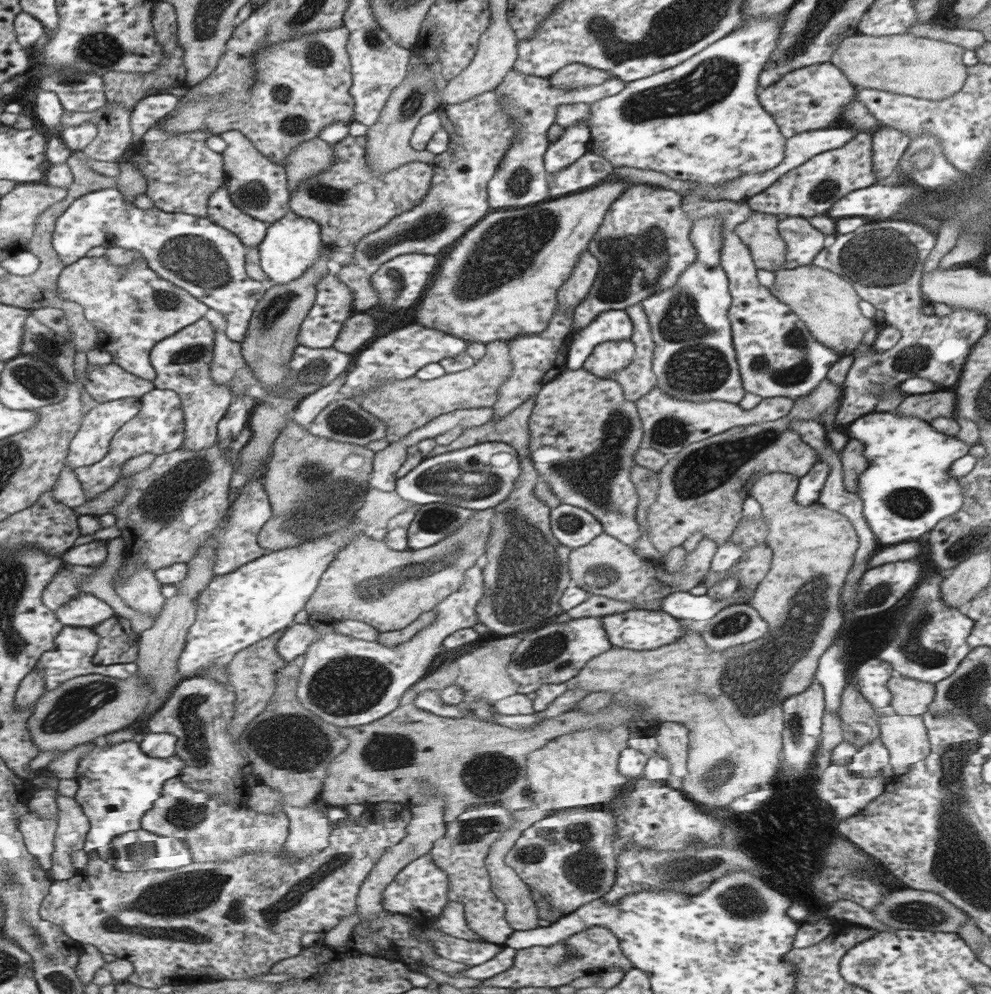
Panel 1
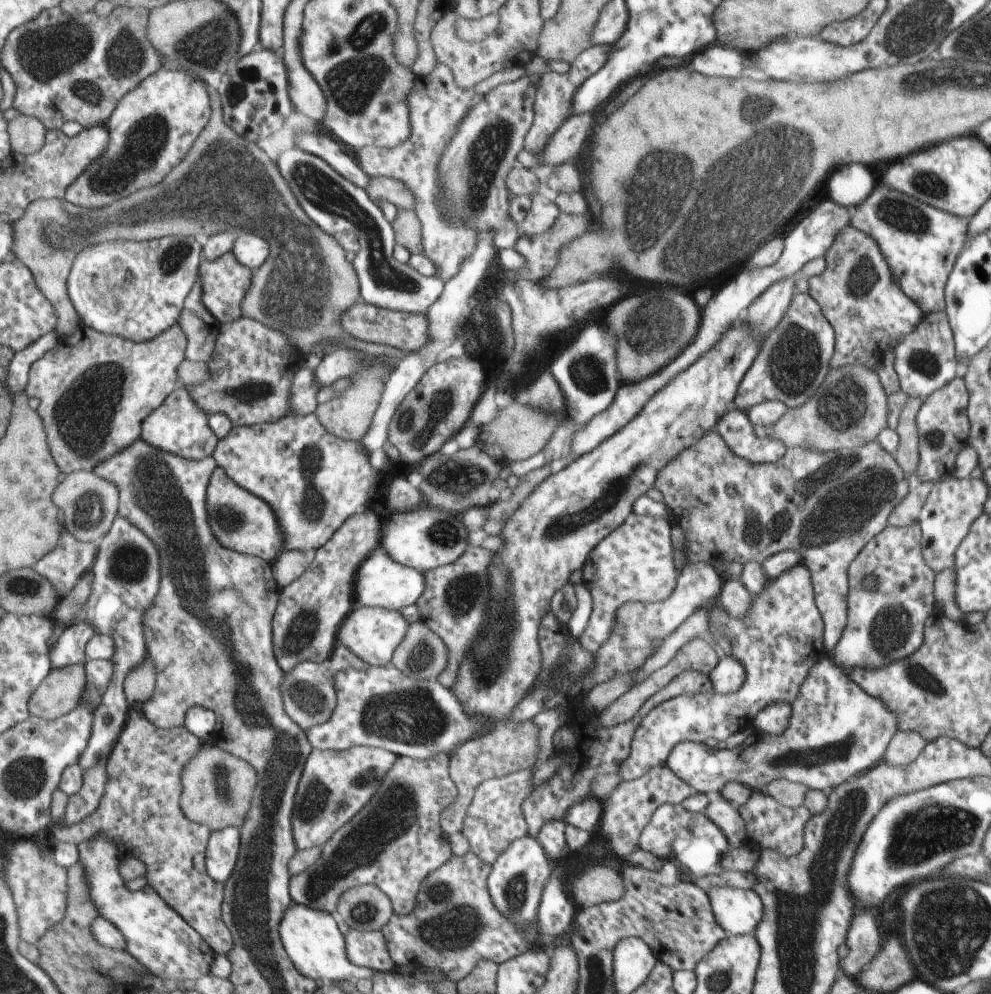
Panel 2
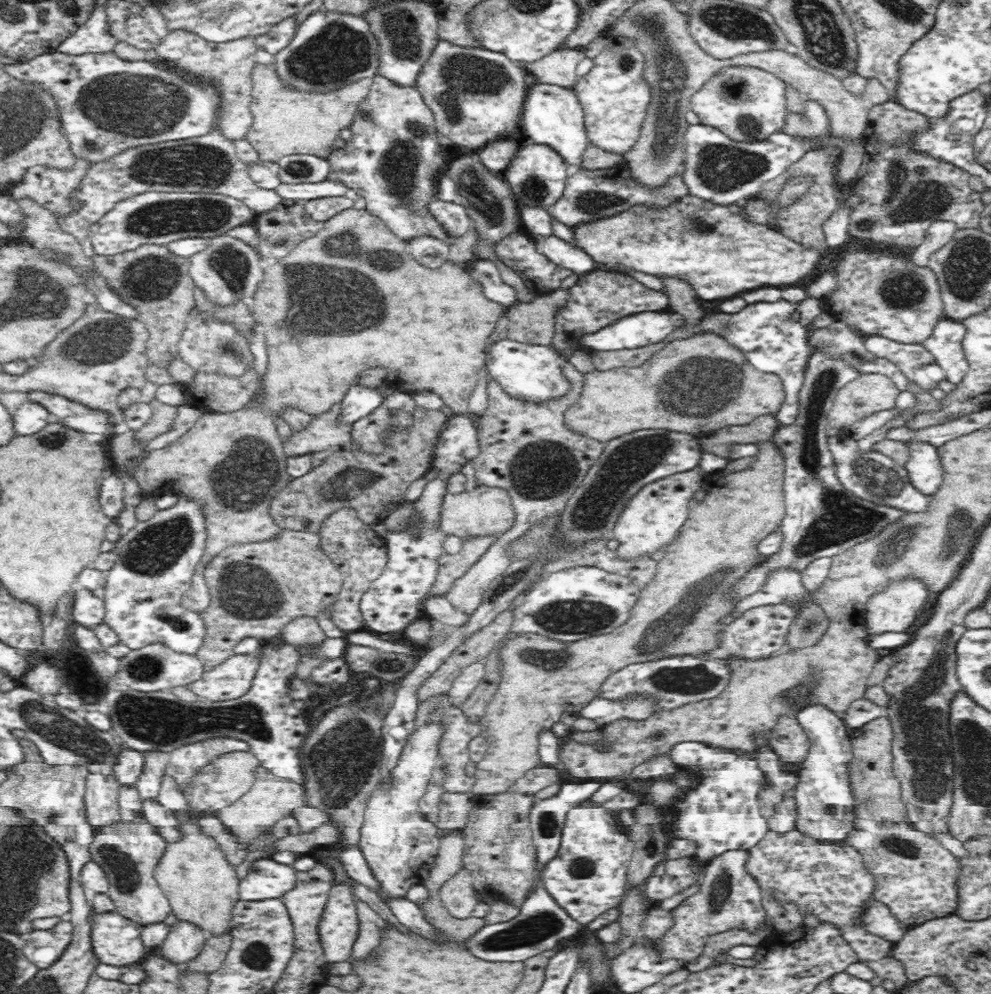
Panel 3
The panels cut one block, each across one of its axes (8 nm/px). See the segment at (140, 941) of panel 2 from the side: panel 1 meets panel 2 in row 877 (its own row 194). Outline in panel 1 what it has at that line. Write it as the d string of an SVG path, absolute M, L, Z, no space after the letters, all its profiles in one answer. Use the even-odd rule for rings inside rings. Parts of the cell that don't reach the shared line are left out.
M117 186L79 198L59 218L53 242L55 242L55 250L59 252L65 266L79 264L97 246L121 246L121 248L139 250L141 256L147 258L149 266L155 272L159 272L165 280L171 280L173 284L189 290L195 298L205 302L211 310L221 312L227 320L227 336L237 344L247 338L251 320L255 316L255 308L259 306L259 302L265 298L265 294L269 290L269 284L263 284L249 276L247 254L251 248L235 232L231 232L229 228L223 228L221 224L215 224L211 218L199 218L199 216L191 216L191 214L183 214L183 212L163 212L159 208L157 210L135 208L123 200L123 194Z

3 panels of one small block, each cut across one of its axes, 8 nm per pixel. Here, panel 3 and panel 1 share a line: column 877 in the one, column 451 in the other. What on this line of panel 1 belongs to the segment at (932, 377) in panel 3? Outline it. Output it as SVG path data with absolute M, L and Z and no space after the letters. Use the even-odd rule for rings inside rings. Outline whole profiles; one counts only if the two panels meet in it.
M415 322L411 326L393 330L391 334L381 332L375 340L371 340L371 344L365 350L361 350L357 354L355 368L349 370L349 374L345 376L345 384L341 386L341 398L359 398L365 390L369 390L371 386L375 386L377 382L383 382L383 380L413 378L413 374L421 366L447 360L449 356L459 356L461 352L465 352L465 348L467 348L465 340L437 332L433 328L419 326Z

